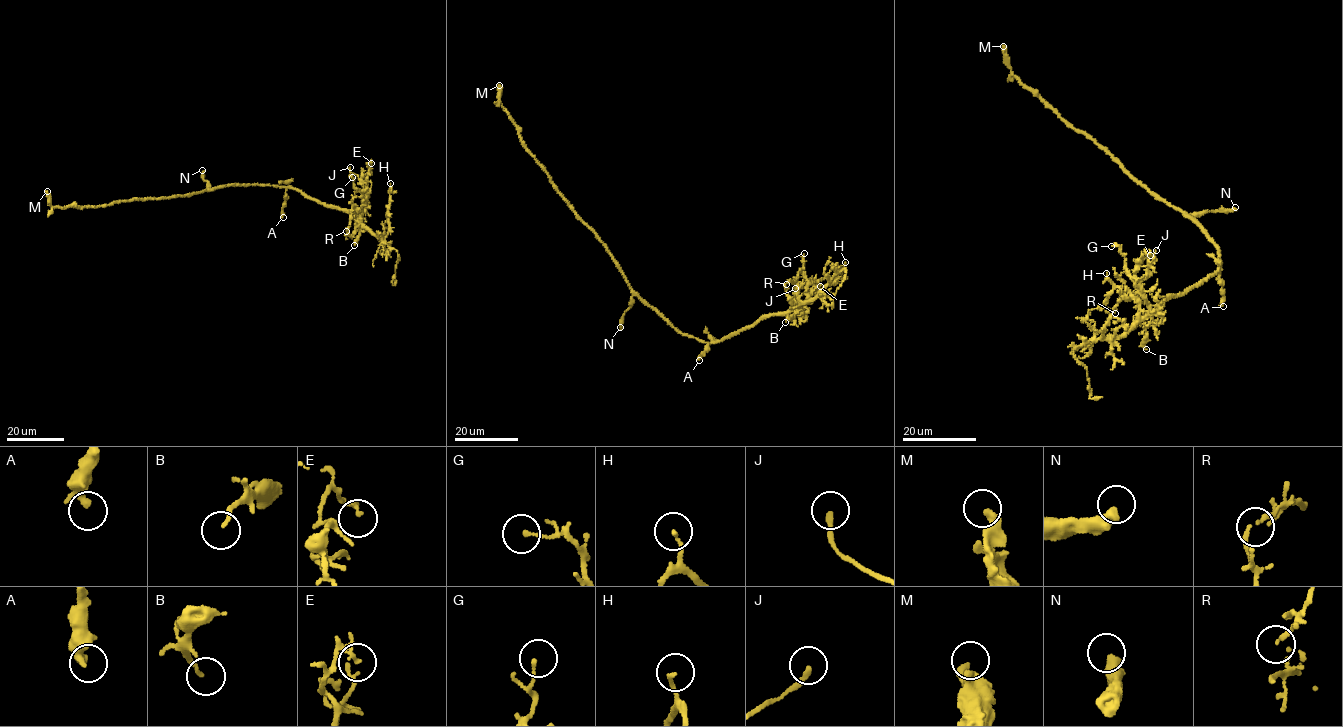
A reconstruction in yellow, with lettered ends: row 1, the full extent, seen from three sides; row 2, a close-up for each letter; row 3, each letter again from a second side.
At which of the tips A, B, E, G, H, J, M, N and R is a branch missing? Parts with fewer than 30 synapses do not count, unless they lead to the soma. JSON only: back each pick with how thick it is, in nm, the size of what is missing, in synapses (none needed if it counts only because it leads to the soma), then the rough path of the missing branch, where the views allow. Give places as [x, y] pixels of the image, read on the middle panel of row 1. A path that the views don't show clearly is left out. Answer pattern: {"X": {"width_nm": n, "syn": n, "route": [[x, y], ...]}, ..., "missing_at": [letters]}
{"missing_at": []}

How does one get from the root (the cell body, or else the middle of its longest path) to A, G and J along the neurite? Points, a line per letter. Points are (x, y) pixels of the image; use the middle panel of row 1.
A: (664, 319), (680, 332), (708, 343), (699, 360)
G: (664, 319), (680, 332), (714, 343), (770, 316), (799, 308), (807, 298), (808, 283), (802, 271), (804, 253)
J: (664, 319), (680, 332), (705, 342), (718, 342), (770, 316), (799, 308), (807, 298), (810, 282), (795, 288)

